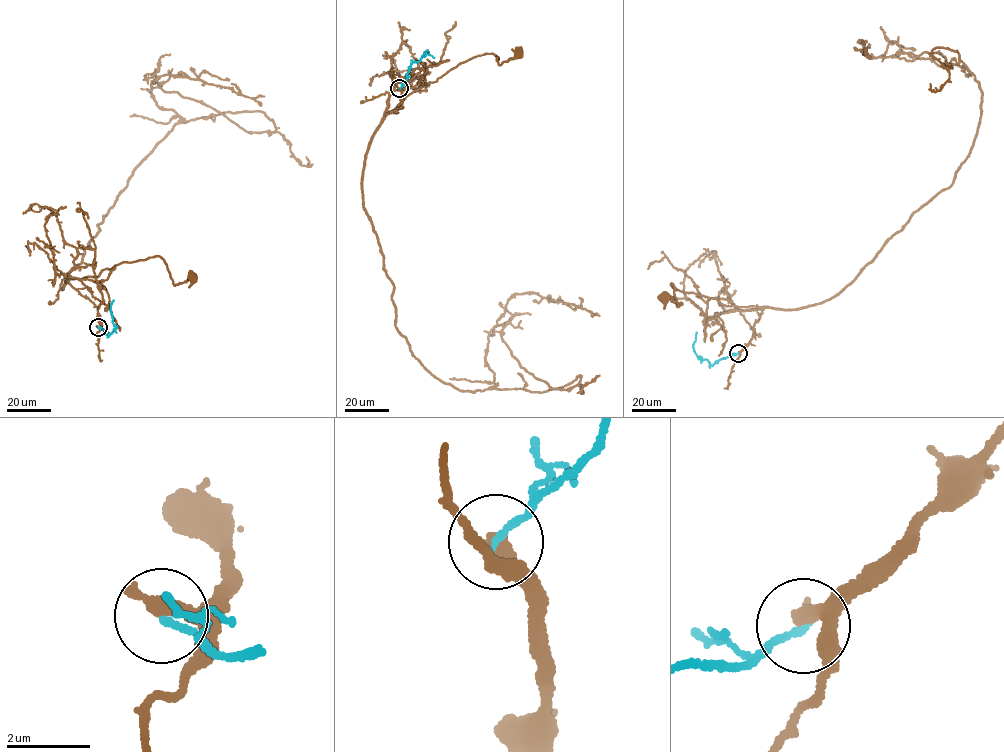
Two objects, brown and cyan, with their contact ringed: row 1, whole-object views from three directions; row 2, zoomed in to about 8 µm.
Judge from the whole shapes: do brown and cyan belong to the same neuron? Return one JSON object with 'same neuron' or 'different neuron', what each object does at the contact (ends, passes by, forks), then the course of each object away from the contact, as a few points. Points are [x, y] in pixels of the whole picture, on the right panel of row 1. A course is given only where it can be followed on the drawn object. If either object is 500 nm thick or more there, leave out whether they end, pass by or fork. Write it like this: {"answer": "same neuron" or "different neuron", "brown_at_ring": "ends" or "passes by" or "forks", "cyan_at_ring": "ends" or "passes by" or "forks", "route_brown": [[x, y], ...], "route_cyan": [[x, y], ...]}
{"answer": "different neuron", "brown_at_ring": "ends", "cyan_at_ring": "ends", "route_brown": [[738, 353], [753, 336], [762, 312], [758, 307], [723, 305], [672, 283], [676, 305], [681, 305], [665, 297]], "route_cyan": [[738, 353], [711, 365], [695, 352], [693, 344], [696, 332]]}

